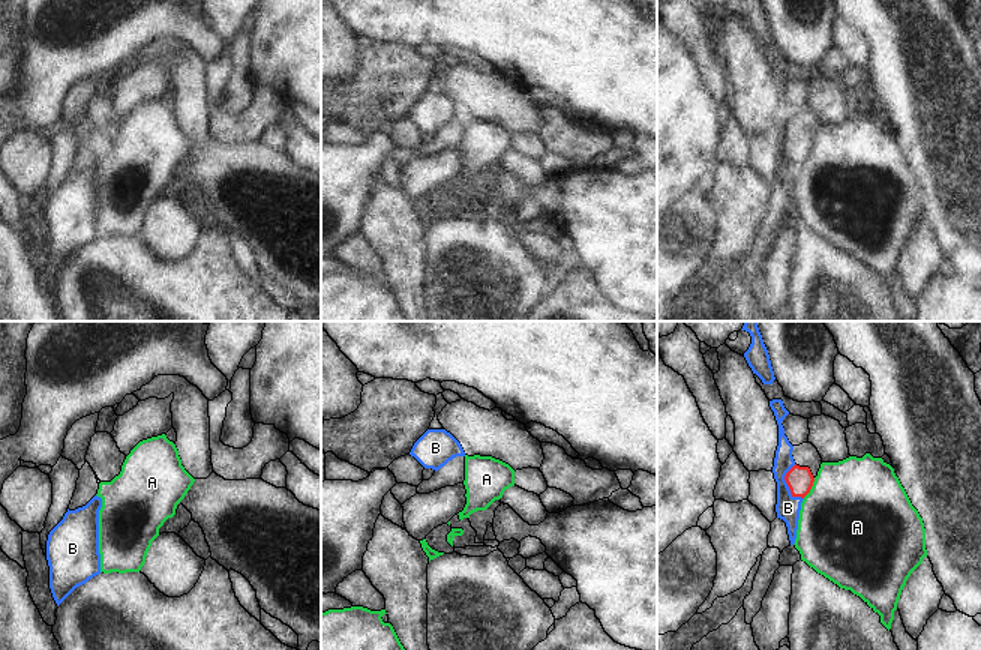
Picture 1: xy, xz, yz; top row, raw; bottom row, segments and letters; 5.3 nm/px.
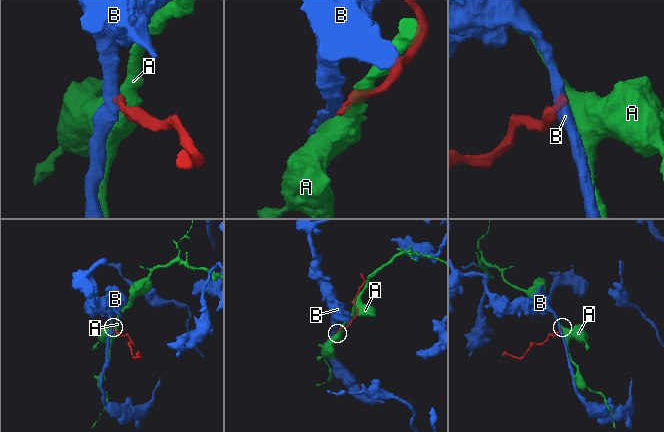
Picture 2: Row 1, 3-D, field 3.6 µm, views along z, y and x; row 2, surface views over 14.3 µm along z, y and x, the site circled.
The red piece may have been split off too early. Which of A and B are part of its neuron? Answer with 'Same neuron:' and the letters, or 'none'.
Same neuron: none

